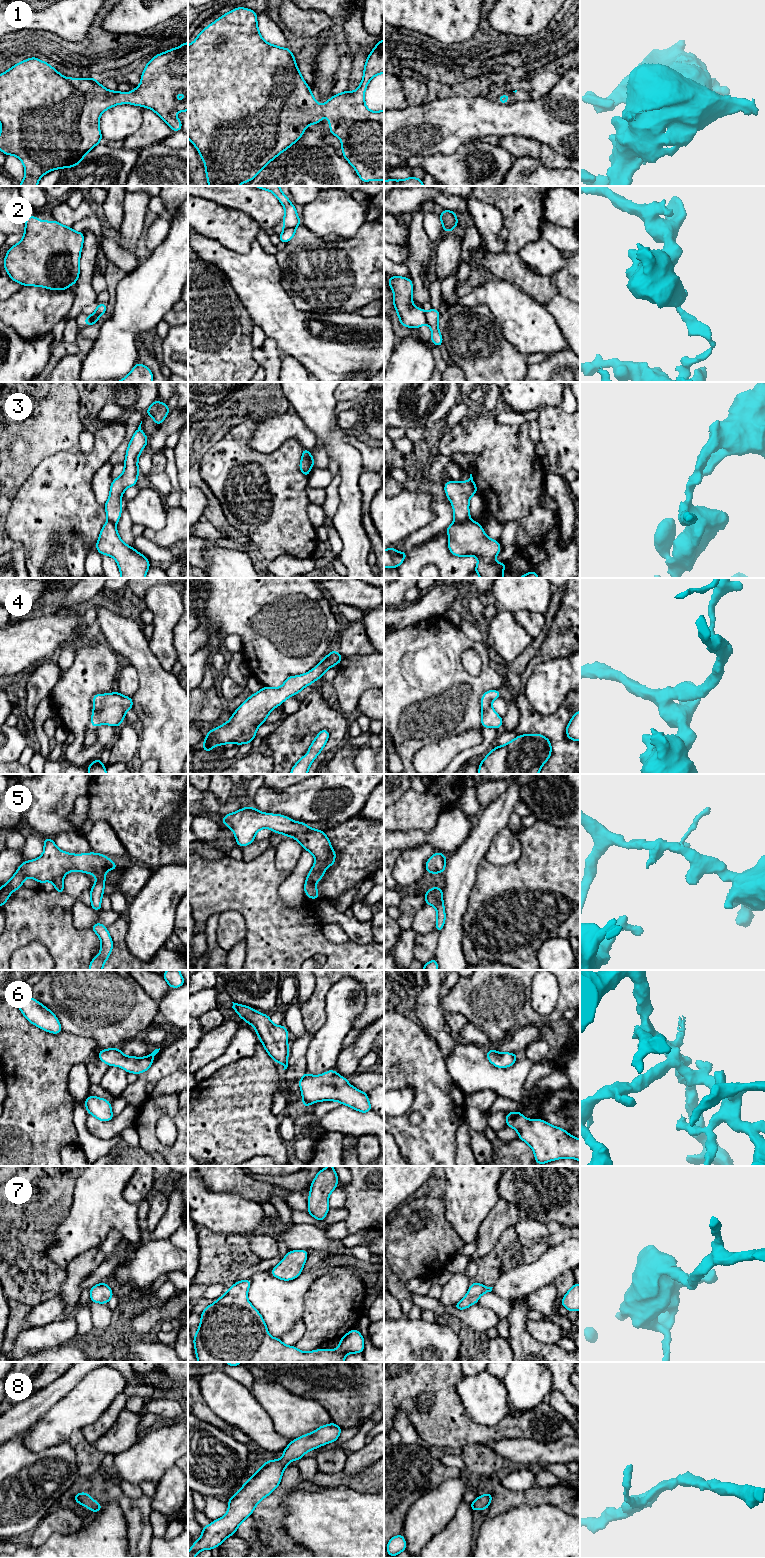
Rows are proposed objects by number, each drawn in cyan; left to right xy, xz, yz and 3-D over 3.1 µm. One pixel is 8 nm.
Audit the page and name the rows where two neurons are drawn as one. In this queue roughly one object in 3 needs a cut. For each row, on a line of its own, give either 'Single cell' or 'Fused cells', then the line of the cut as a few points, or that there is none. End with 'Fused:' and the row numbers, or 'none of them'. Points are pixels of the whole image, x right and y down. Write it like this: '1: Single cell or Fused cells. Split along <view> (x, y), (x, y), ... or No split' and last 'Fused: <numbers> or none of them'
1: Single cell. No split
2: Fused cells. Split along xz (295, 227), (287, 227), (285, 229)
3: Fused cells. Split along yz (469, 518), (464, 521), (454, 521)
4: Single cell. No split
5: Single cell. No split
6: Single cell. No split
7: Single cell. No split
8: Single cell. No split
Fused: 2, 3

